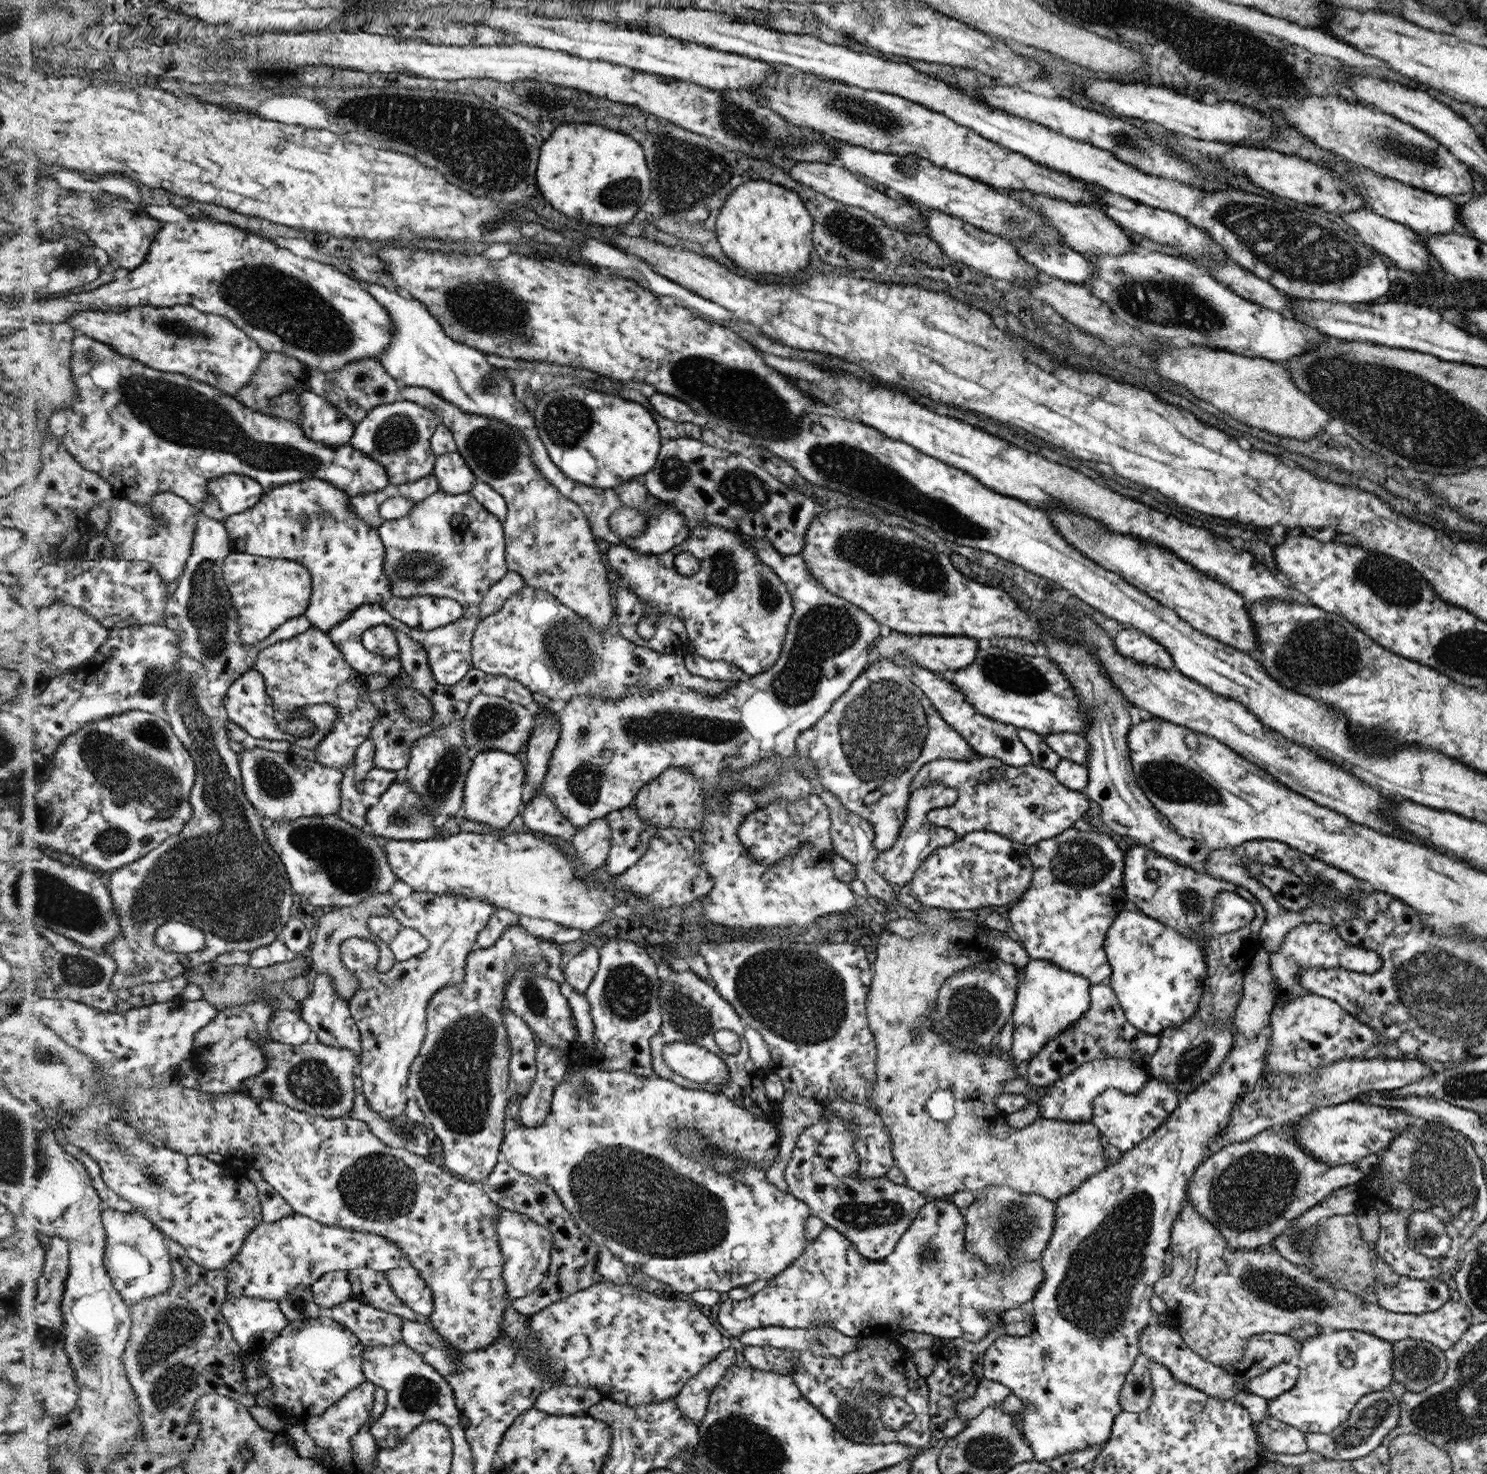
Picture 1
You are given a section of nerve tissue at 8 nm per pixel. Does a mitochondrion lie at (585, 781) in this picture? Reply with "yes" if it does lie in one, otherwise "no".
yes

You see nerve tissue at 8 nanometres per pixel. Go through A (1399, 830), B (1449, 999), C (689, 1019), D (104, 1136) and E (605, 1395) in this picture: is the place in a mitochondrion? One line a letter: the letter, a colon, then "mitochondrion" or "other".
A: other
B: mitochondrion
C: mitochondrion
D: mitochondrion
E: other

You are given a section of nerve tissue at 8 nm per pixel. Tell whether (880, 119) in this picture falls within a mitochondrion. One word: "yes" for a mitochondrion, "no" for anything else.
yes

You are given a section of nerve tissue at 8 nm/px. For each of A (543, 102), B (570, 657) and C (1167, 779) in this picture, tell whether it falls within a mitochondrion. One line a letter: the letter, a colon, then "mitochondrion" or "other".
A: other
B: mitochondrion
C: mitochondrion

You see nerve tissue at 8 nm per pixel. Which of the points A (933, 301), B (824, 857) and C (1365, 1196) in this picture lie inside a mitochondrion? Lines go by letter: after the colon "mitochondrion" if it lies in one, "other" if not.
A: other
B: other
C: other

